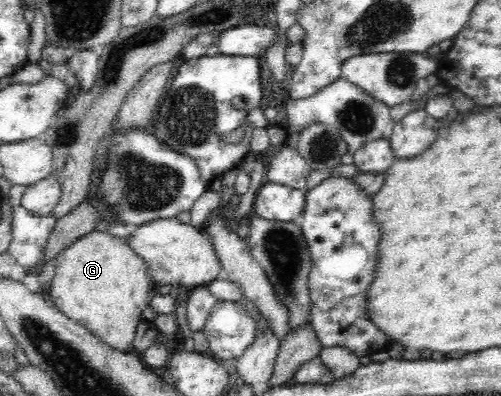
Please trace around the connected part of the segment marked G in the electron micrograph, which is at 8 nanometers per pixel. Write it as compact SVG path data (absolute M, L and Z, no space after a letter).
M94 230L55 258L56 270L50 296L53 306L70 320L87 328L102 343L119 352L133 344L138 320L150 299L147 264L134 252L127 239Z

